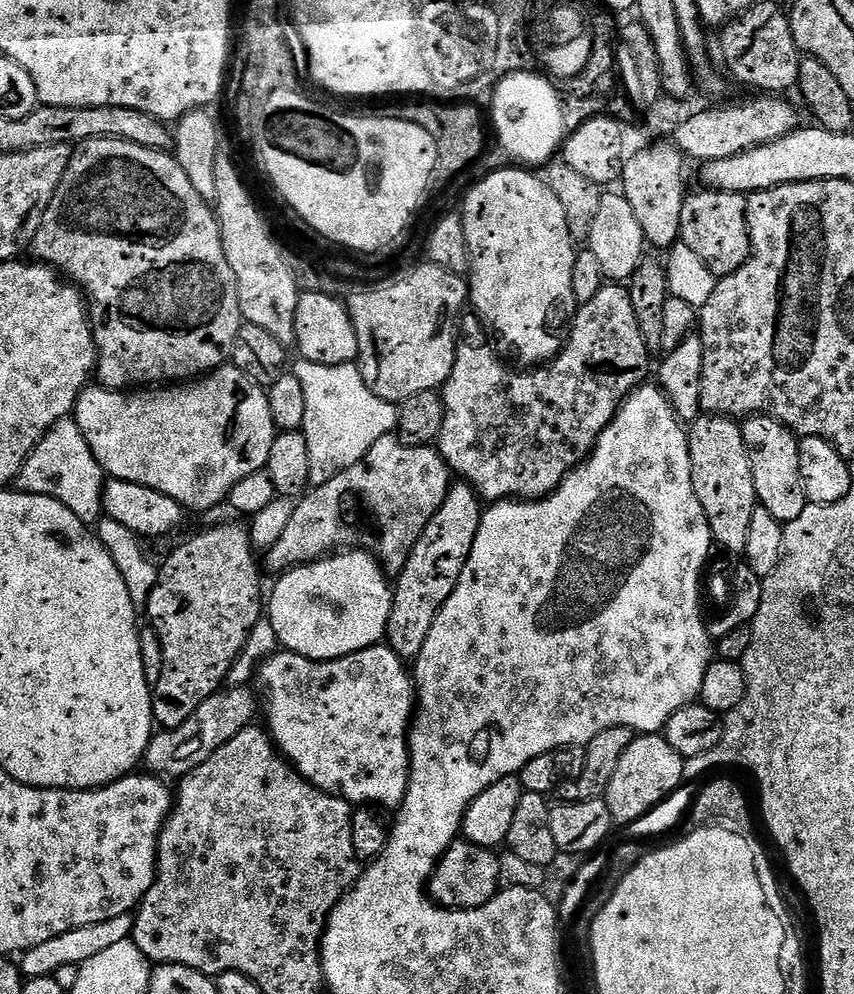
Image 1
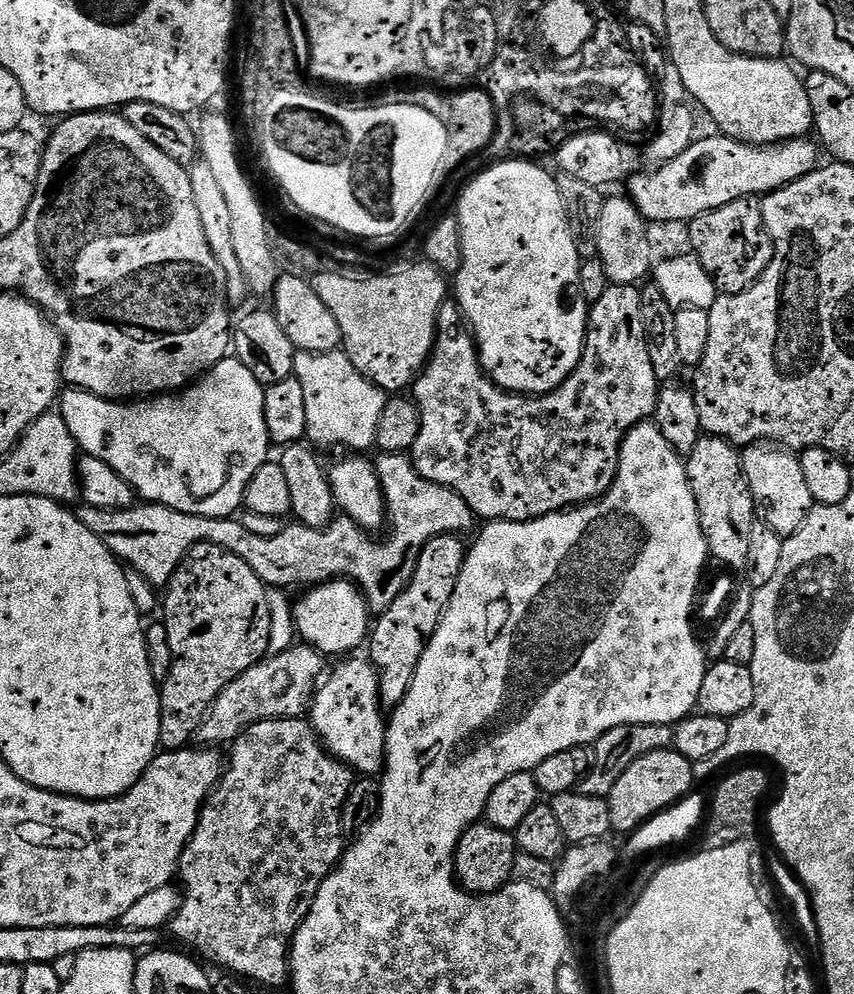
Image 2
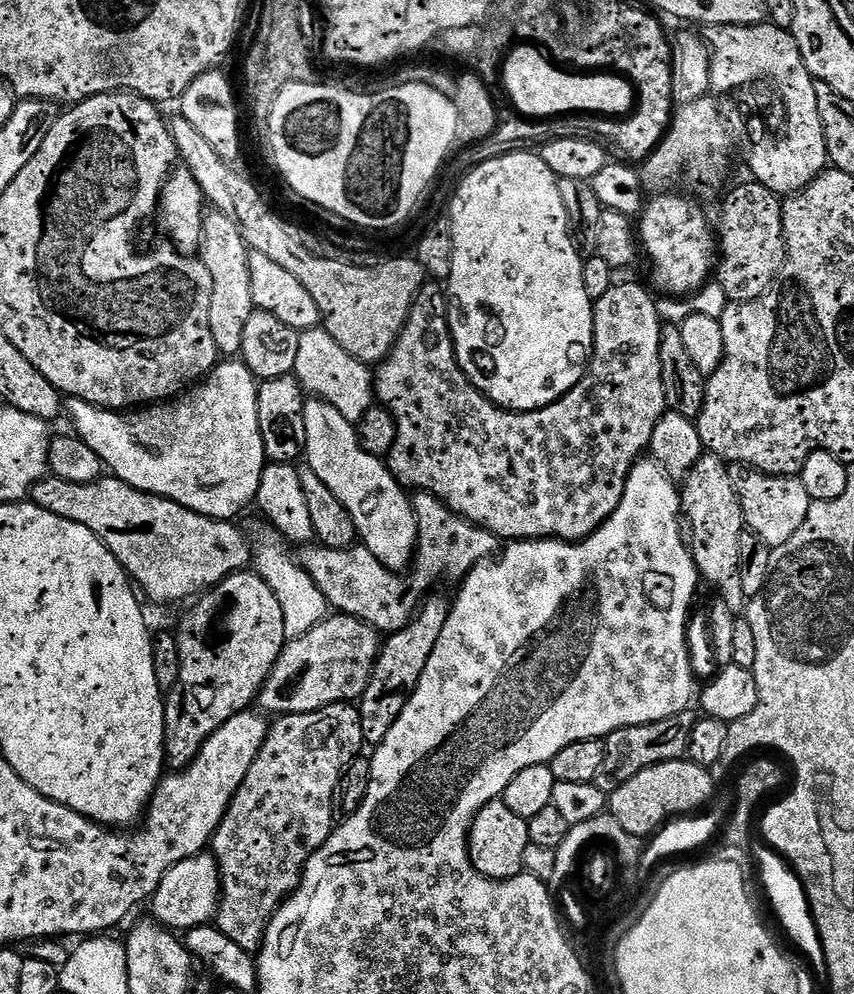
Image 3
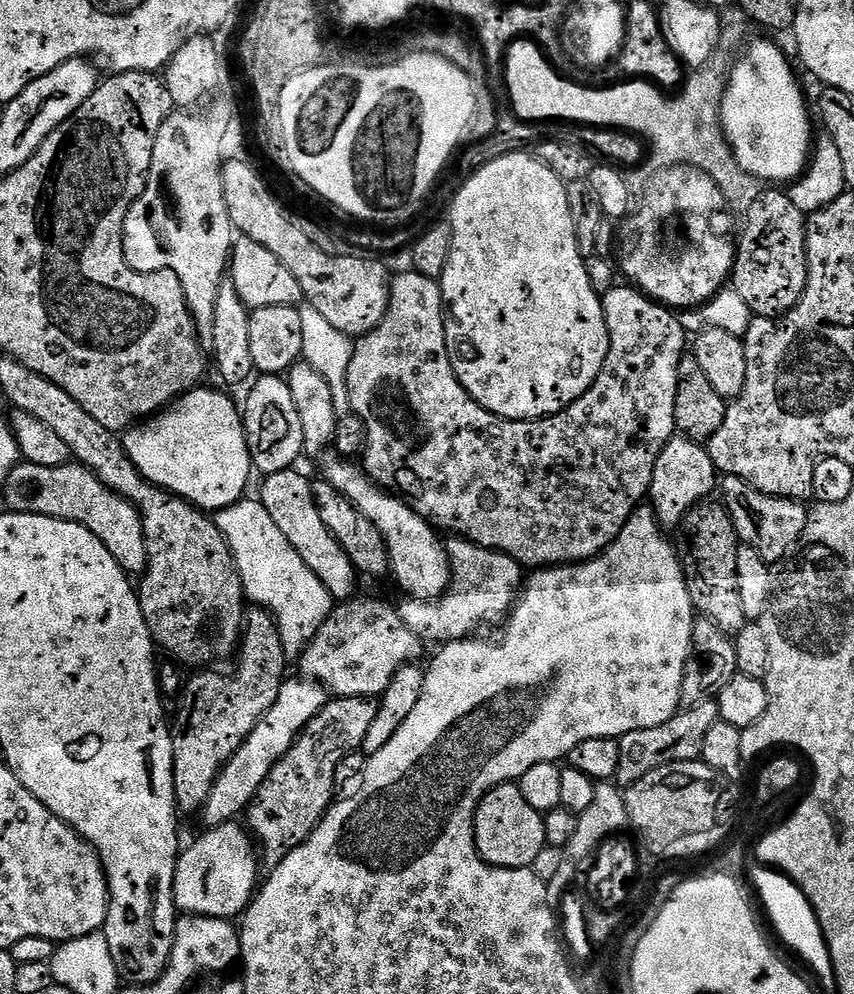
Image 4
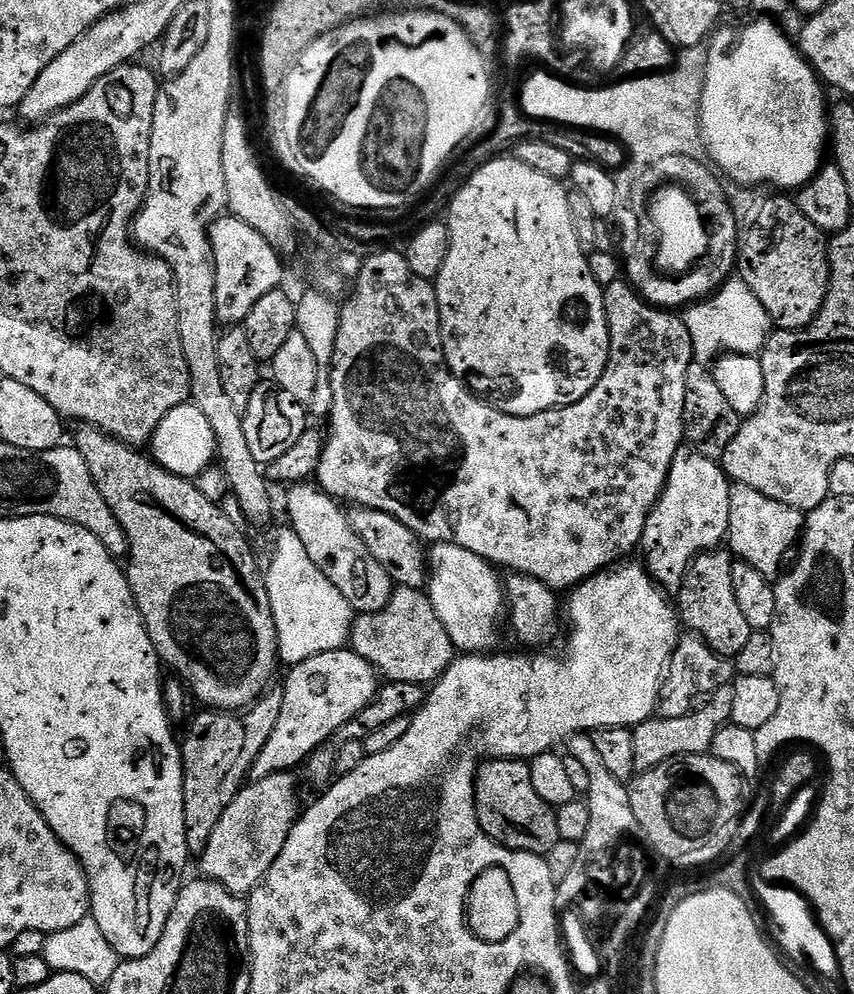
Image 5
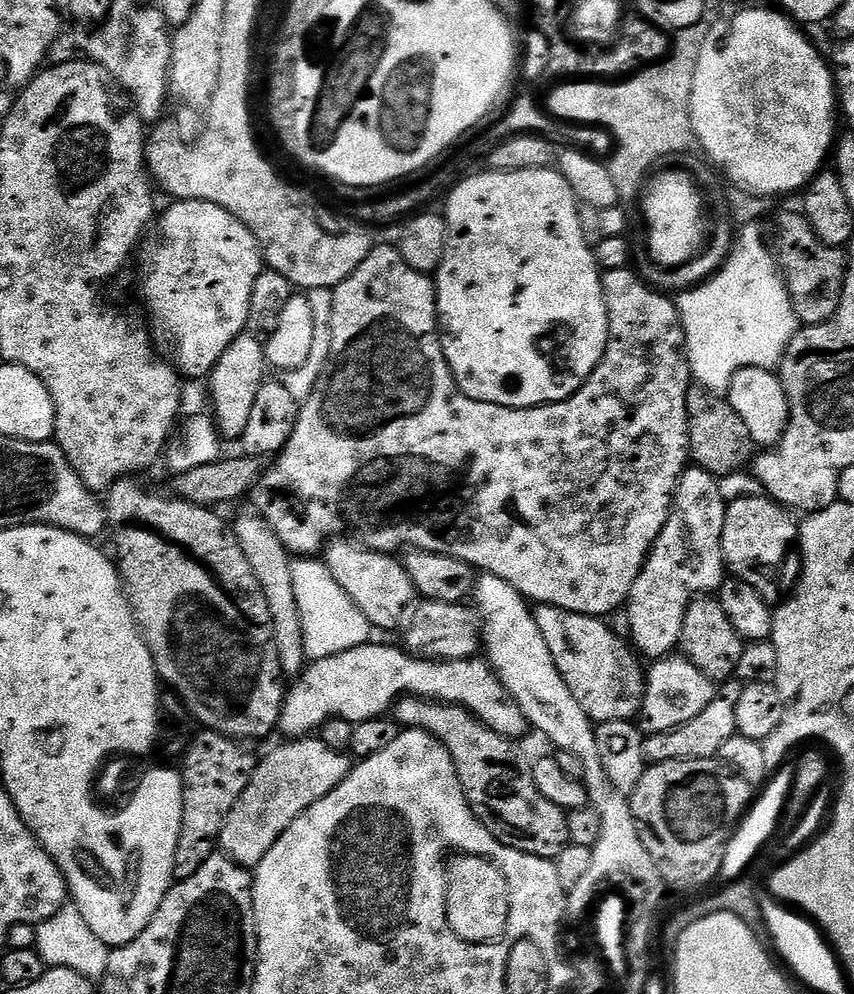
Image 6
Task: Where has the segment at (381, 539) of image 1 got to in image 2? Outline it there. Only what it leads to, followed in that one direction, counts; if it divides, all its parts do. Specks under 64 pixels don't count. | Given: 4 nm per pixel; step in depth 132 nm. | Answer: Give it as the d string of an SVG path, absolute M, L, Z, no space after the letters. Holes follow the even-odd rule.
M389 452L381 455L375 461L376 473L380 479L380 485L384 491L384 501L388 507L387 532L385 540L375 540L375 535L369 534L365 529L359 528L357 524L346 515L340 514L333 519L331 524L325 528L311 528L299 522L289 523L278 534L273 536L263 536L254 534L242 526L239 519L225 518L215 520L205 516L195 516L194 514L182 514L173 508L167 508L161 504L149 504L147 502L137 503L126 510L100 510L80 506L75 509L76 516L100 541L108 547L112 555L117 560L130 566L131 571L137 572L153 588L163 589L171 582L172 576L178 570L178 566L188 557L188 551L195 544L217 544L242 558L254 574L264 584L272 590L292 590L295 584L303 586L315 586L318 584L328 584L331 580L347 580L360 589L364 595L369 609L373 613L379 614L387 610L406 590L410 578L414 578L414 570L418 566L418 558L430 542L430 538L435 536L450 536L453 534L465 534L472 528L474 517L470 506L466 506L466 498L462 498L454 490L450 490L441 484L430 482L418 474L418 470L412 465L411 459L407 455L398 452Z

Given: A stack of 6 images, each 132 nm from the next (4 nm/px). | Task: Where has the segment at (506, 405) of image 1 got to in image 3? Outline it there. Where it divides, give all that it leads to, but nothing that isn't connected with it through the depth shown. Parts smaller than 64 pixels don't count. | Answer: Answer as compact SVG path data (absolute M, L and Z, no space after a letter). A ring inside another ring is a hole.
M428 282L421 288L414 298L410 314L400 331L396 345L390 350L385 360L381 360L374 372L374 396L379 403L390 410L398 426L398 438L394 438L394 446L386 458L392 477L405 489L416 492L429 492L439 500L443 500L449 510L456 512L464 520L485 528L500 537L504 542L518 540L567 540L575 542L585 540L594 534L618 510L618 502L622 502L622 494L626 490L626 482L630 470L636 461L649 451L654 426L663 418L668 407L666 394L662 390L662 362L660 361L660 337L662 335L662 321L656 309L657 297L651 296L640 284L613 283L600 300L595 301L592 309L594 318L594 342L592 343L592 361L588 363L588 371L580 379L580 385L570 390L561 400L556 400L550 406L539 408L536 412L509 412L506 408L499 408L488 397L476 389L466 378L466 374L458 366L456 347L452 341L452 331L448 325L448 298L445 289L439 283Z

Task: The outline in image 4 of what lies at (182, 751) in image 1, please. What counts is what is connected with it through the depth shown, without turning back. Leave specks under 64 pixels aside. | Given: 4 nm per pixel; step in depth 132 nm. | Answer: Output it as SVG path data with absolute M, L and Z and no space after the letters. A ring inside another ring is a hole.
M353 598L337 603L333 607L331 614L326 618L326 622L318 630L318 634L314 634L314 638L308 643L304 653L298 658L300 664L299 675L306 680L315 680L316 683L321 684L323 688L327 688L333 697L339 698L341 696L370 696L379 698L386 690L386 686L390 686L390 682L394 678L394 674L398 674L398 670L402 670L407 664L415 664L421 658L424 648L426 649L425 641L418 638L418 634L414 634L414 630L410 630L410 626L406 626L406 622L402 622L402 614L399 607L395 603L387 604L384 600L360 600L361 598Z

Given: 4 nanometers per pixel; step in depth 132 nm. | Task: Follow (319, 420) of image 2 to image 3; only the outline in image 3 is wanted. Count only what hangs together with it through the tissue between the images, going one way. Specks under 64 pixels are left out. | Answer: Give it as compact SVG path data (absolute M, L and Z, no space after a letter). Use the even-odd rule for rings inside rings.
M322 326L300 333L294 375L305 393L317 400L330 402L330 406L334 406L334 410L338 410L342 418L354 425L359 425L366 410L370 410L374 403L374 376L369 365L346 354L346 350L342 350L342 346L338 346L338 342L334 342L334 338L330 338L330 334Z

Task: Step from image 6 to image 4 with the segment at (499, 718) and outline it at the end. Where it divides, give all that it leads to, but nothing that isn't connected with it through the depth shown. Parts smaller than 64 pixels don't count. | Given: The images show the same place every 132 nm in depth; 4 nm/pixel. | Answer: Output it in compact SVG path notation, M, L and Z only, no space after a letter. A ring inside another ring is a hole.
M285 679L282 690L278 690L278 702L274 702L274 706L266 710L238 754L234 754L234 758L230 758L228 765L218 774L214 790L202 809L202 817L204 816L208 828L233 823L239 817L236 815L239 812L241 815L247 809L258 794L262 782L266 782L270 770L274 770L276 763L294 746L302 729L327 706L330 699L327 688L323 688L315 680L295 679Z

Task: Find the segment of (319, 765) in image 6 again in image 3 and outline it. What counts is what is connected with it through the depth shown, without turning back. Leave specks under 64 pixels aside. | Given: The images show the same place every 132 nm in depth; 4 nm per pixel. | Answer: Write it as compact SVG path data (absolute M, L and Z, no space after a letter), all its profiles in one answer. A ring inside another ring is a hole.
M201 854L178 862L162 878L151 898L151 919L163 924L169 930L187 930L197 928L199 924L209 923L215 917L216 908L220 905L220 868L216 858L211 854Z

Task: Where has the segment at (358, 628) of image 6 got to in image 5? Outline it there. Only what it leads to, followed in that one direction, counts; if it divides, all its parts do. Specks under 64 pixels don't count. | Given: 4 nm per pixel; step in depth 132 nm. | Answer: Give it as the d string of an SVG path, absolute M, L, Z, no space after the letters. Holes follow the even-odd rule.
M283 526L276 532L276 545L272 548L272 557L263 569L264 585L266 594L270 598L270 610L274 614L274 626L276 627L276 641L278 642L279 663L284 666L301 664L306 662L306 658L314 658L323 652L336 652L349 643L352 635L352 622L354 619L354 609L346 598L342 598L342 593L338 591L338 586L310 562L310 554L306 554L306 546L302 546L302 538L294 534L291 526Z

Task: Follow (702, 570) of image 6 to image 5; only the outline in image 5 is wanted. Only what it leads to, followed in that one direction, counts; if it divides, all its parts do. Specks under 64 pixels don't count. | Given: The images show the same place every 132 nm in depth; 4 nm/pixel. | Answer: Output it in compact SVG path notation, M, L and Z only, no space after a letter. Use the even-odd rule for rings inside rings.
M681 446L678 454L674 454L674 462L670 466L666 486L646 518L646 526L640 539L639 551L644 552L642 563L648 569L648 575L657 585L663 586L665 589L679 589L692 560L696 556L701 556L703 552L719 549L727 541L732 485L733 481L729 480L723 467L717 461L706 458L706 454L698 454L698 450L687 446Z

